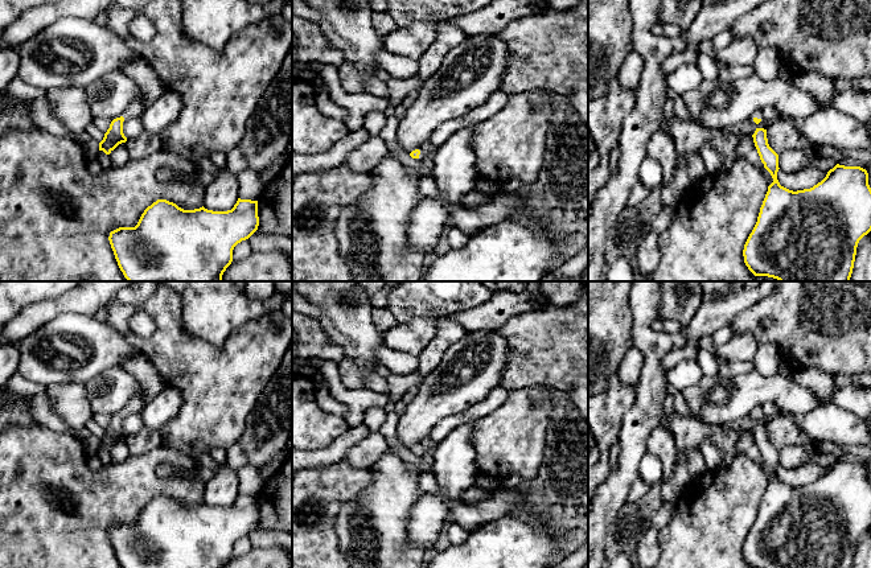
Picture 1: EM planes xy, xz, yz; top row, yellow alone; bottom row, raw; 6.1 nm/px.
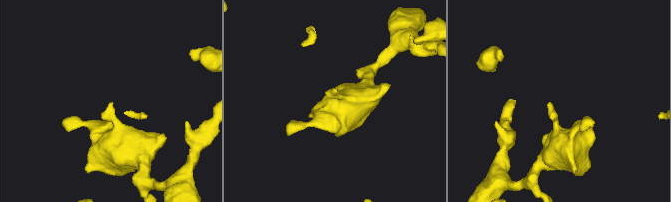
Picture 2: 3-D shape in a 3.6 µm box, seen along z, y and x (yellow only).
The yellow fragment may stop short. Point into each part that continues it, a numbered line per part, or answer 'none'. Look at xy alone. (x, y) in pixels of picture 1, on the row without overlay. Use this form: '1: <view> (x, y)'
none

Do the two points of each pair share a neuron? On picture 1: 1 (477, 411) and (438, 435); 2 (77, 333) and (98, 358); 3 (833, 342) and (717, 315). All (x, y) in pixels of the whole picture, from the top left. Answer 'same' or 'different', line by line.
1: same
2: same
3: different

